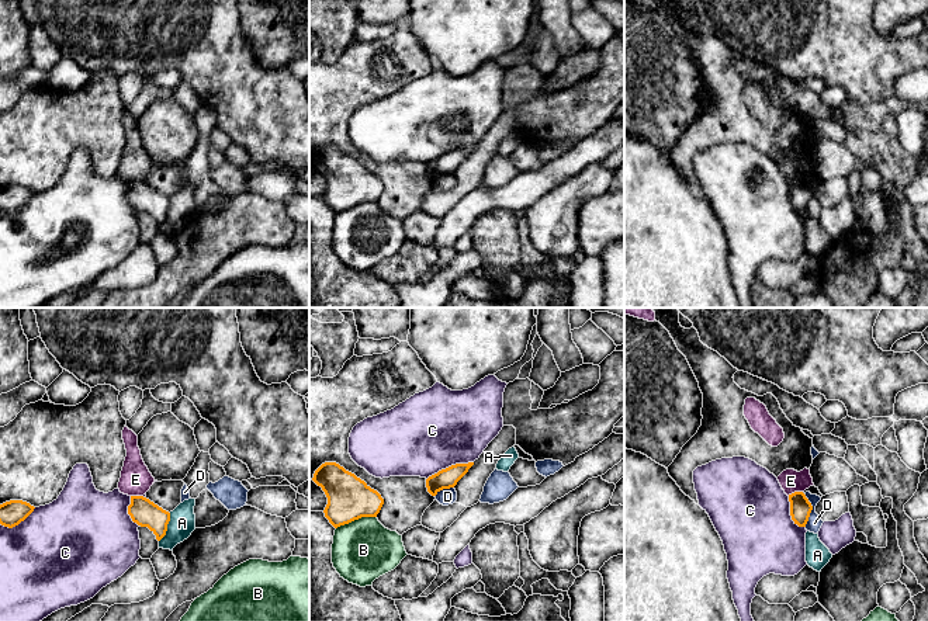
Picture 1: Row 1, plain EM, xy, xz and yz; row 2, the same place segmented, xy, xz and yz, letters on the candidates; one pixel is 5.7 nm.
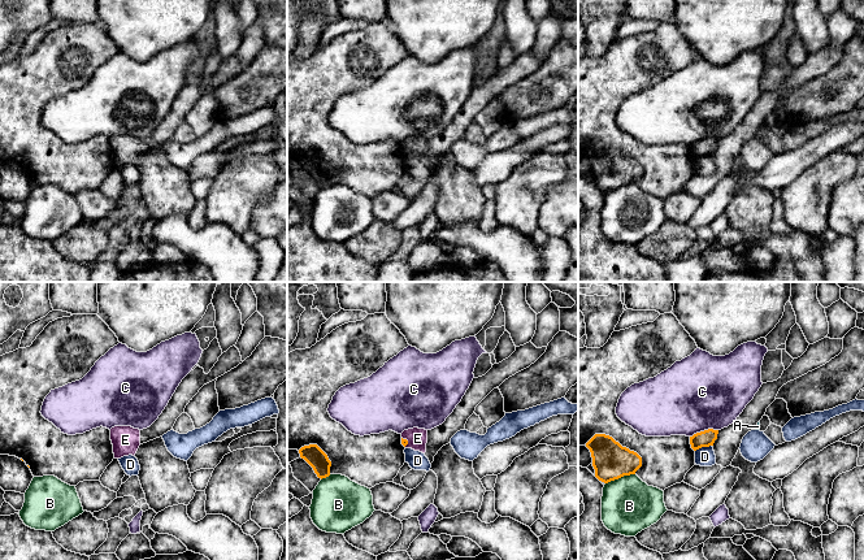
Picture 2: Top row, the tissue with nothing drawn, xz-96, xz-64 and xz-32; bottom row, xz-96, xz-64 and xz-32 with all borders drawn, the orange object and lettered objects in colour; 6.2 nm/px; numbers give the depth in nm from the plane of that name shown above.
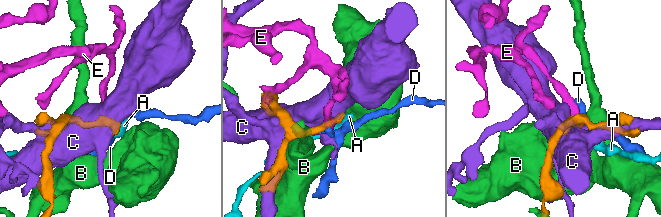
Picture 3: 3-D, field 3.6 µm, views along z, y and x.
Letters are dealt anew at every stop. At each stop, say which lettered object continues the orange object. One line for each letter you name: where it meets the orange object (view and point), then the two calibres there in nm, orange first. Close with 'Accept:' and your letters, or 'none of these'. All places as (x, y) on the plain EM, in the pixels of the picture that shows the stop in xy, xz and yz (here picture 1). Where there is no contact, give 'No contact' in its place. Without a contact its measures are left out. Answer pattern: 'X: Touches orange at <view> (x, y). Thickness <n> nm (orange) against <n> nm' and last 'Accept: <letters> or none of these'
Accept: none of these

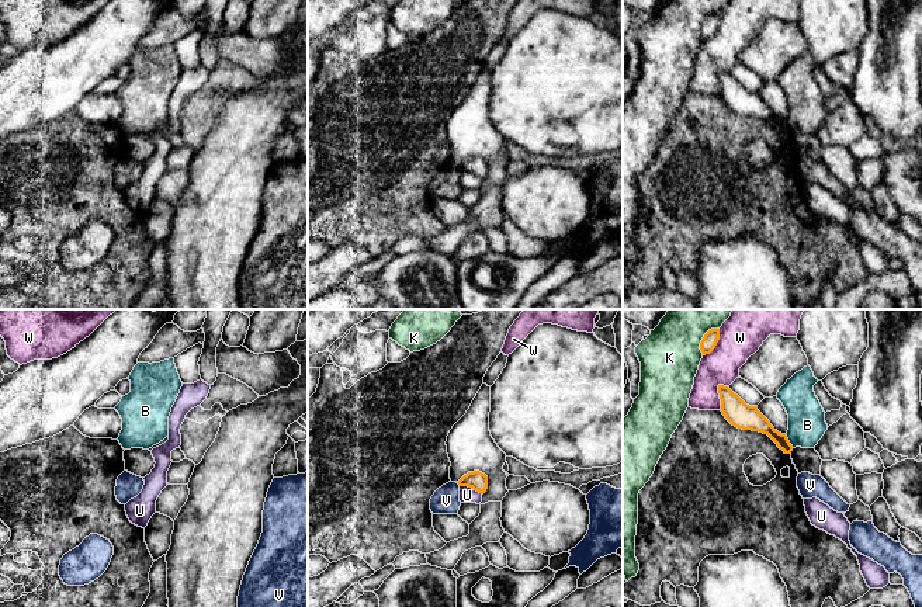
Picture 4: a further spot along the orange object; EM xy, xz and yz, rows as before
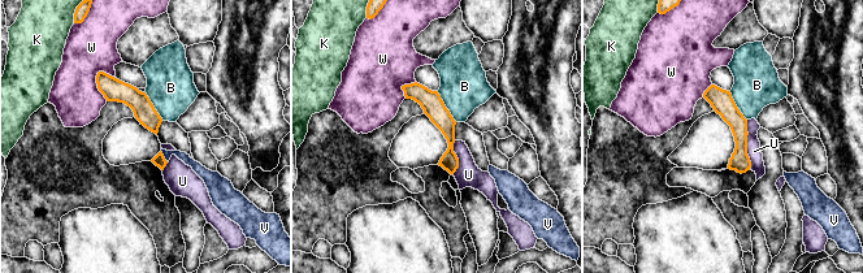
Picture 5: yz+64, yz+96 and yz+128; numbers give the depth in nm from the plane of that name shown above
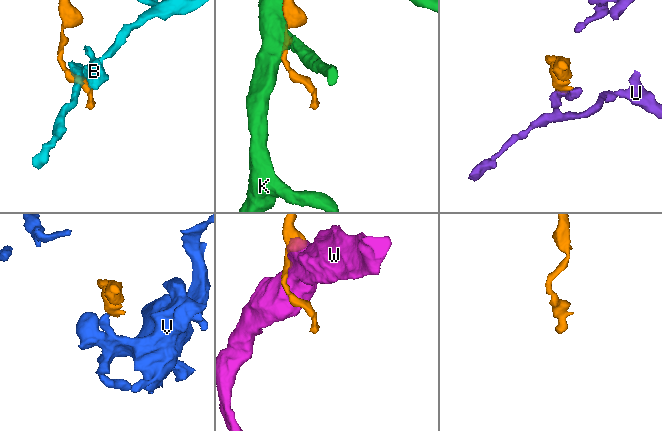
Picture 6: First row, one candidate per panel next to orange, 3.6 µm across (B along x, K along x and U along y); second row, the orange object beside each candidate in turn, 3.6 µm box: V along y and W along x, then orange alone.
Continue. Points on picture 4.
Accept: none of these

